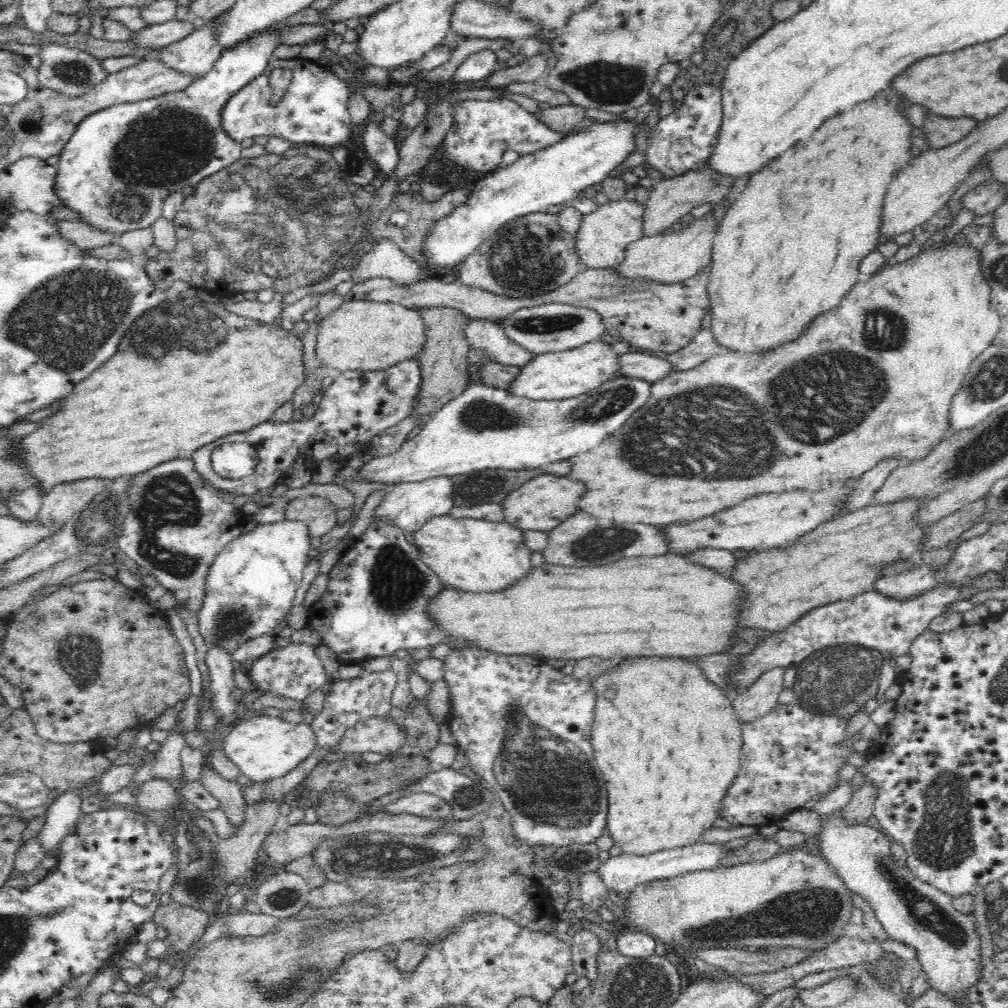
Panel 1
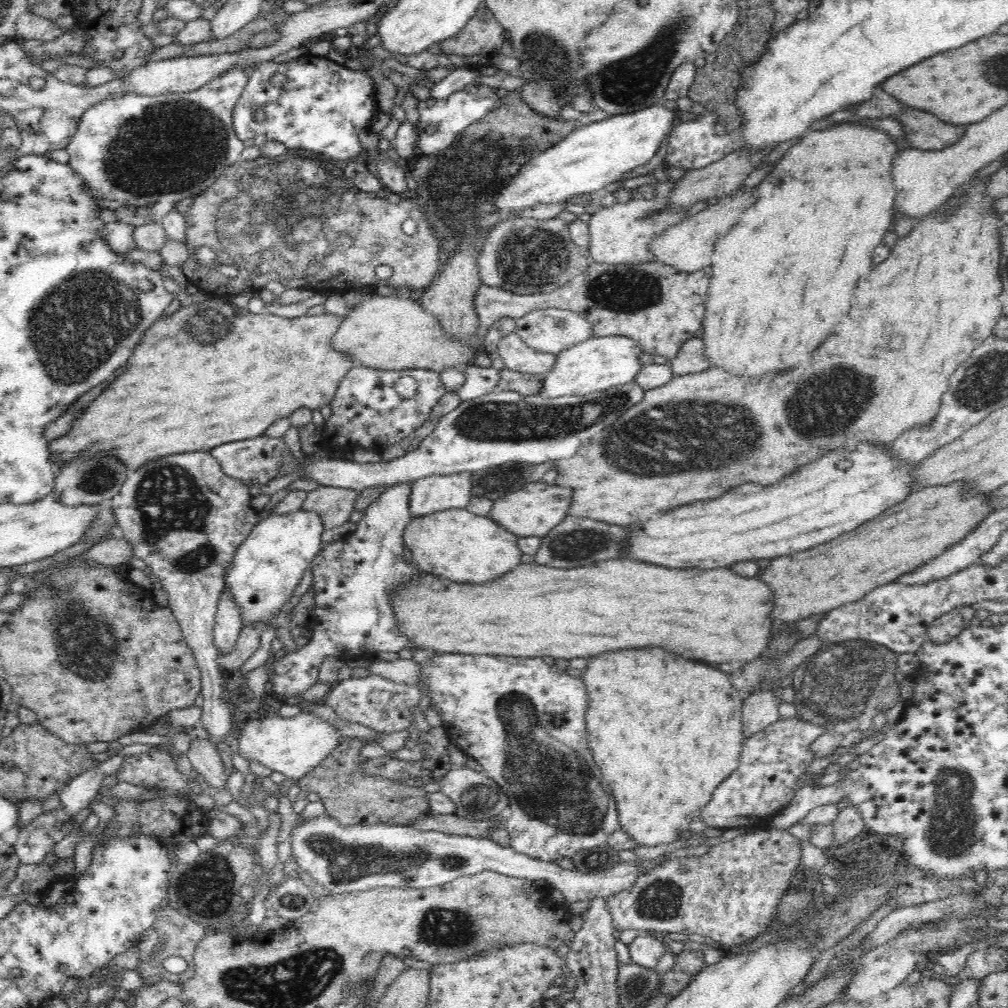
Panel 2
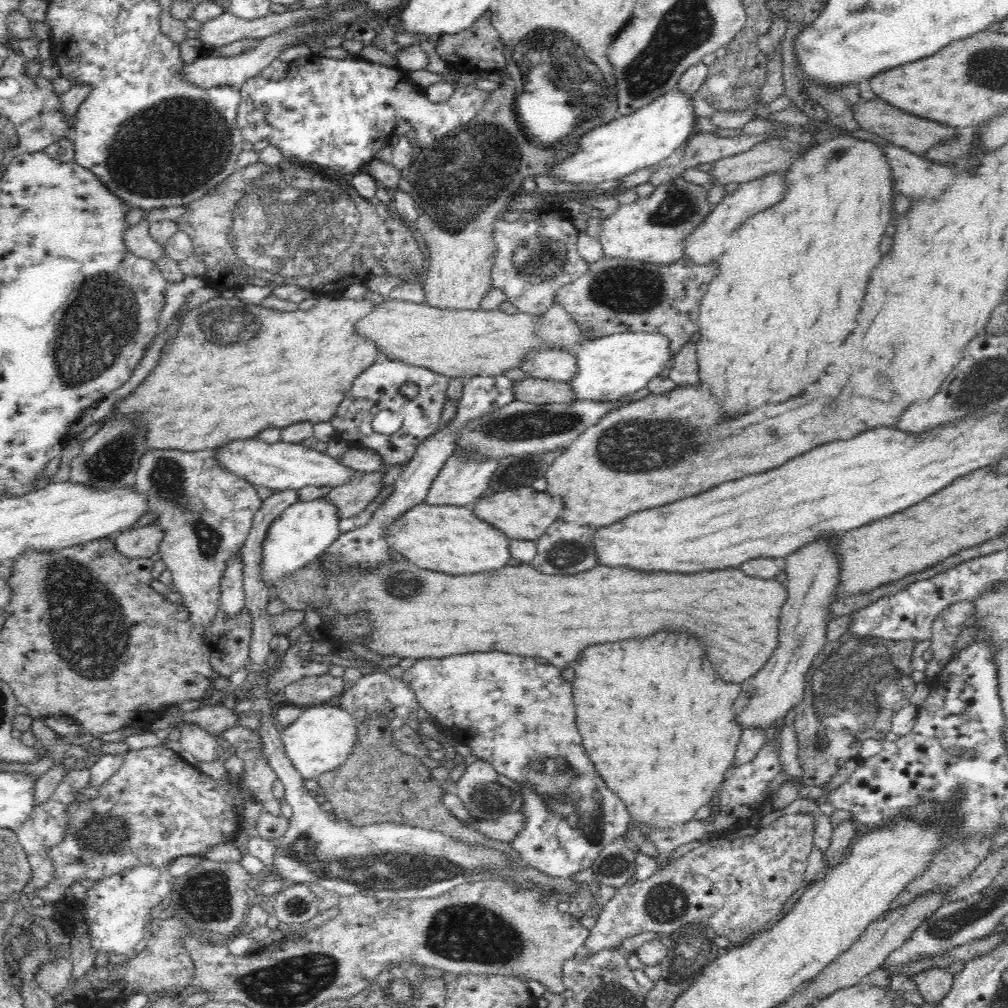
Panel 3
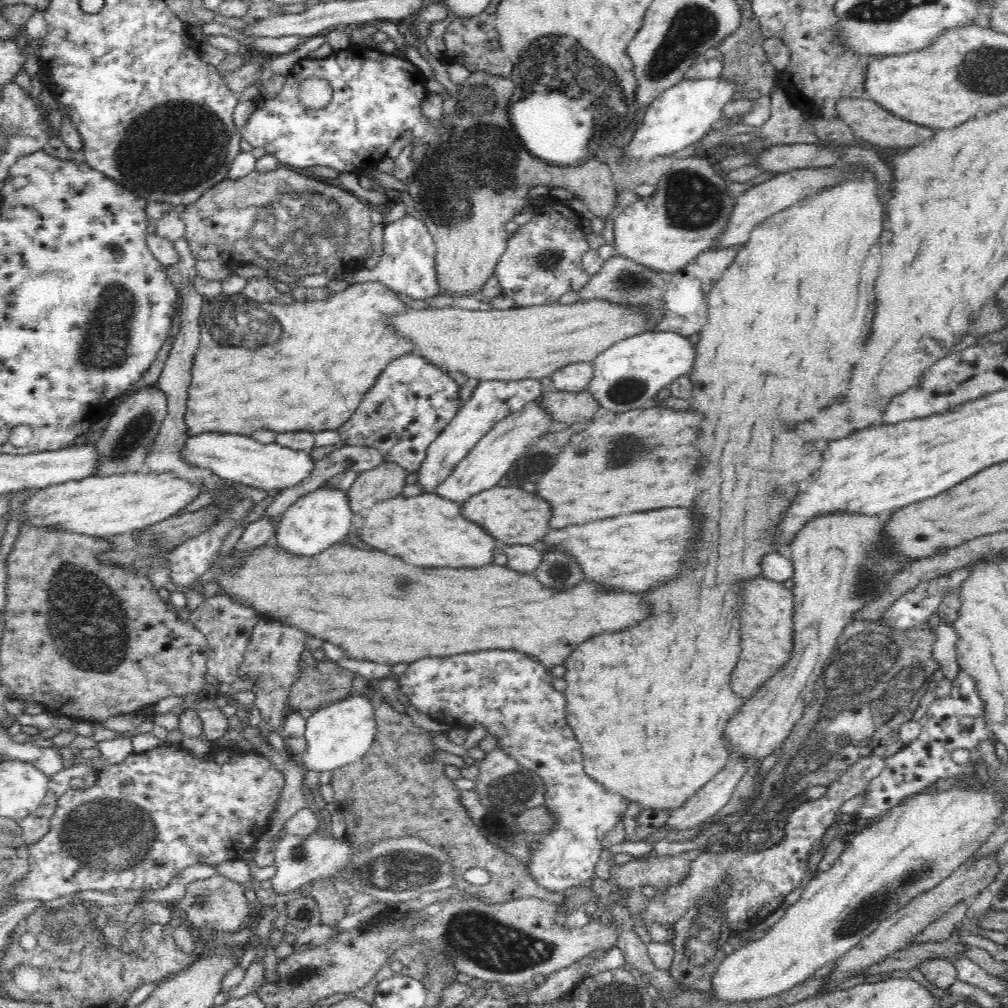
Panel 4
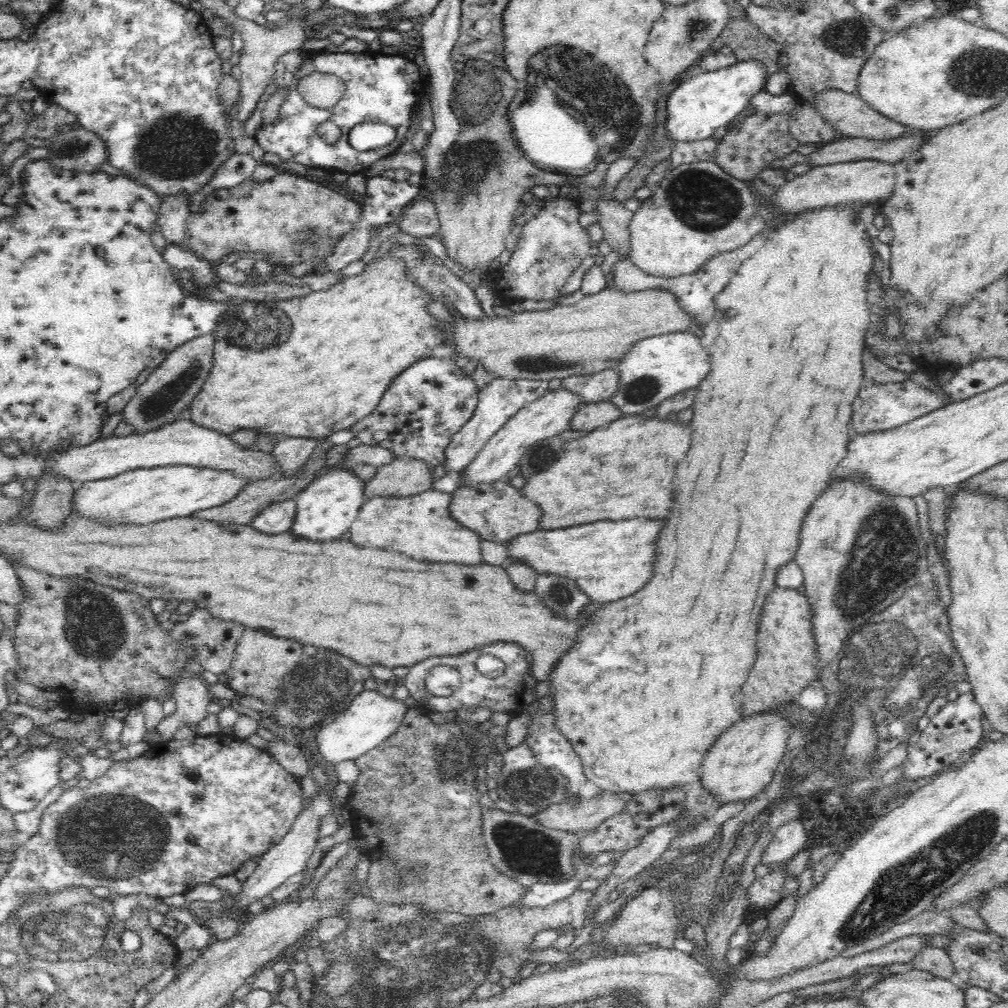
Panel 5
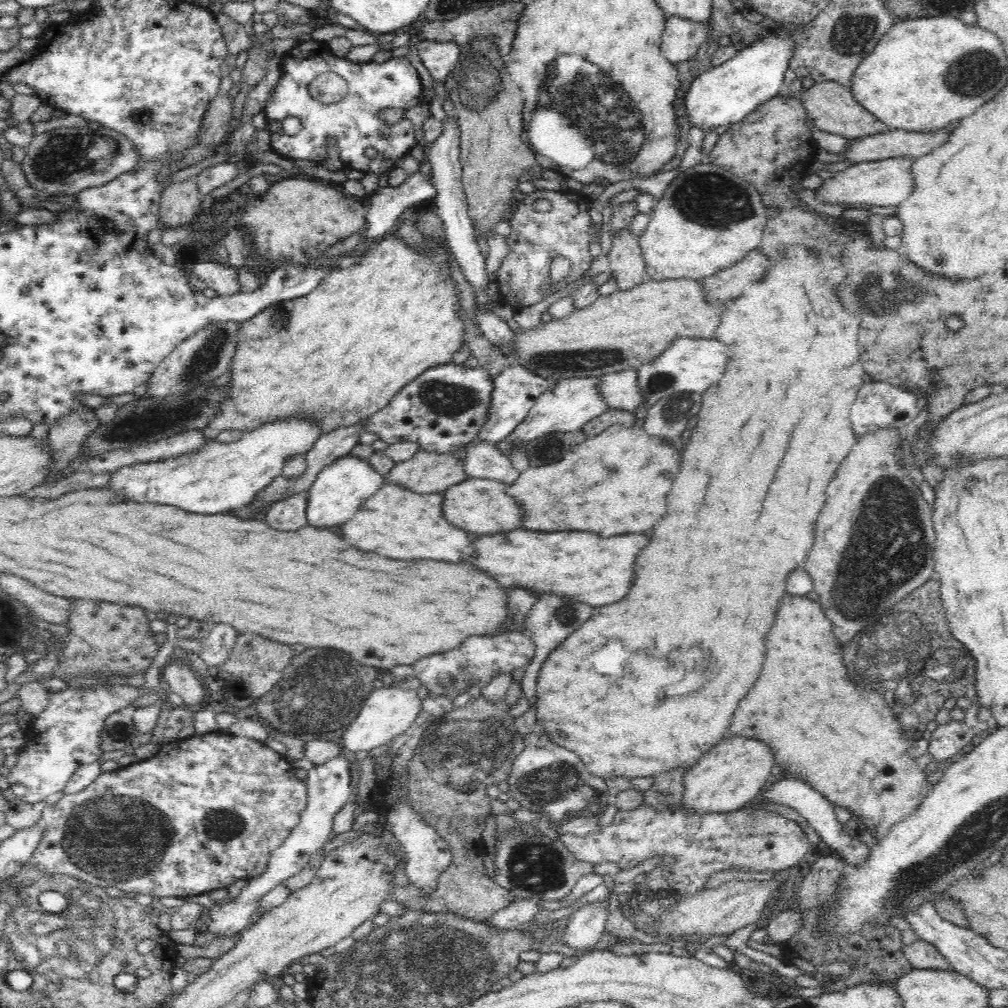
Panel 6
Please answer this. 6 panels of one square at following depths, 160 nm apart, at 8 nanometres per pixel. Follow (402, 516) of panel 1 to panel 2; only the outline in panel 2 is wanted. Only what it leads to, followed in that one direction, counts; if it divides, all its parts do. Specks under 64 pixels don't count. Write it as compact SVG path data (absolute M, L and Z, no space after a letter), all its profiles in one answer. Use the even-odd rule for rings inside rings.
M432 474L413 481L409 496L411 516L418 518L448 508L465 508L471 497L471 474Z

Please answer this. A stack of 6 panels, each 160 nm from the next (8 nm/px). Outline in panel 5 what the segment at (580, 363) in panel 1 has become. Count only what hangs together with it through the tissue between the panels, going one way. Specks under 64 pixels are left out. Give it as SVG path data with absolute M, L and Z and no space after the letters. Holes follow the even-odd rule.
M690 332L650 336L635 342L629 351L614 369L620 374L618 388L610 400L626 415L640 415L676 393L696 388L710 372L708 352Z

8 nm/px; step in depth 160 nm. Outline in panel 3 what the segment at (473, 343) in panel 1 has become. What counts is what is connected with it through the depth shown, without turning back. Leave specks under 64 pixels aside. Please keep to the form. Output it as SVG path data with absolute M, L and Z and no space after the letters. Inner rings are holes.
M546 349L532 352L521 370L537 379L570 382L578 375L578 365L569 350Z

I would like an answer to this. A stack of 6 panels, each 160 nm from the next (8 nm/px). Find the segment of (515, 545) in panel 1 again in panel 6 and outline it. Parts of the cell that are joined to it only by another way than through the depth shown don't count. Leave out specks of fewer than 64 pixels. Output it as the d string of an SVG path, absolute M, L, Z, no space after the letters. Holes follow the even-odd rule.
M384 484L346 522L346 542L360 550L378 552L396 560L444 560L462 562L462 550L470 544L468 534L444 520L442 493L420 494L397 484Z

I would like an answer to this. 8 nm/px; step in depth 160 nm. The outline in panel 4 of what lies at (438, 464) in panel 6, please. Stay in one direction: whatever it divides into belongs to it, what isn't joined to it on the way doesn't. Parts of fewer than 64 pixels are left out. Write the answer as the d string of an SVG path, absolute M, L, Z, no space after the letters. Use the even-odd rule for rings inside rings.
M383 461L376 468L357 473L356 480L346 491L353 514L372 508L376 502L398 497L406 486L410 472L397 464Z

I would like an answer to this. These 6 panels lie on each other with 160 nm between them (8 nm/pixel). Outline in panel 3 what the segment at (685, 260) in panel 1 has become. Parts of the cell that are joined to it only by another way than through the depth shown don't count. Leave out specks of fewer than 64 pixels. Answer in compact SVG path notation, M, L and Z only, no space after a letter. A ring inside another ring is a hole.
M770 173L769 175L740 183L736 190L715 204L710 214L688 236L685 236L683 254L696 264L708 264L716 261L718 252L722 250L724 242L735 228L738 228L746 218L770 208L778 200L782 200L786 186L784 186L783 173Z

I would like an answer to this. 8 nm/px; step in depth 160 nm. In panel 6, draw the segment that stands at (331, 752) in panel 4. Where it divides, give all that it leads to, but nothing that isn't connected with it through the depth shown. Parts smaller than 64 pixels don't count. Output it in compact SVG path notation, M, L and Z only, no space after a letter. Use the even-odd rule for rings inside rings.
M391 685L379 689L373 688L366 700L363 702L359 713L353 718L353 721L344 728L341 734L340 745L347 755L354 755L356 752L380 752L384 746L388 745L390 740L406 732L416 717L421 712L422 699L414 689L400 689Z

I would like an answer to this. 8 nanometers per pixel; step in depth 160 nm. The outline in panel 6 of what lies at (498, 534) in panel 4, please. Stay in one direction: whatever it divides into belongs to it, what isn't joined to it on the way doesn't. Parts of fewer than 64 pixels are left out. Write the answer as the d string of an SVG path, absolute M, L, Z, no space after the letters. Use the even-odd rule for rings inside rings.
M471 478L448 487L442 492L444 518L450 524L474 534L502 534L518 530L522 528L524 510L510 494L506 494L508 486L505 482L490 478Z

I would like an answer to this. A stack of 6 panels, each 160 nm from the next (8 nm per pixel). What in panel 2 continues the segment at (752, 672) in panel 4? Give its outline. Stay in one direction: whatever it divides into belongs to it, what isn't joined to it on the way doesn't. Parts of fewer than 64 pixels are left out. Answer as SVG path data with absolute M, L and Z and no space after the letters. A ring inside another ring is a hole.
M622 557L621 559L605 560L600 563L594 563L586 567L573 568L550 568L542 566L536 562L520 563L514 571L508 572L506 576L492 582L492 584L454 584L450 580L442 580L438 576L424 576L418 582L412 582L406 588L400 588L394 598L394 612L398 616L398 624L402 628L402 632L408 636L410 640L410 648L432 648L436 652L466 652L473 655L474 652L488 652L490 656L516 656L522 658L552 656L552 658L564 658L564 660L572 660L572 658L584 658L584 656L598 656L602 652L614 652L614 650L630 650L630 648L664 648L668 652L680 654L684 658L696 658L702 660L710 666L714 666L716 670L722 672L732 672L740 668L745 662L752 660L764 654L769 648L770 640L772 640L771 624L775 621L771 616L774 608L774 595L771 593L770 587L761 580L755 577L742 577L729 570L729 568L710 568L703 570L702 568L667 568L659 566L656 563L647 563L644 561Z

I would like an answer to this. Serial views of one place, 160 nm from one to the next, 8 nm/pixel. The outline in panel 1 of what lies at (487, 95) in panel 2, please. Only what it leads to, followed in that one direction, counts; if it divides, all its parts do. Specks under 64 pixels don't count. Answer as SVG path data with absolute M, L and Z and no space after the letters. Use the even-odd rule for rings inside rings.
M508 98L464 100L452 107L454 107L452 112L454 122L437 150L438 157L445 161L456 162L462 168L480 170L478 172L480 175L498 168L506 149L515 150L520 155L530 154L548 148L564 137L561 131L554 131L544 121L536 118L534 113L526 111Z

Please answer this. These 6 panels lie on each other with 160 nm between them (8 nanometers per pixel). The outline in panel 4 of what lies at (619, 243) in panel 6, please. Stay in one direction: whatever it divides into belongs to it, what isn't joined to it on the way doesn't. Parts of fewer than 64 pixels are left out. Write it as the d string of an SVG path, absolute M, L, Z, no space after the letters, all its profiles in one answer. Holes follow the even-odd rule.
M478 70L478 72L472 72L470 78L460 85L460 91L457 97L457 104L455 105L455 112L458 115L457 124L452 126L450 130L446 131L438 138L437 142L429 143L424 147L424 154L416 160L412 175L406 179L408 186L408 194L413 198L415 202L416 210L421 214L423 222L427 226L429 233L432 235L435 244L435 271L437 274L437 283L441 288L444 295L454 296L476 296L479 297L480 288L488 282L488 278L492 278L495 274L495 268L499 258L503 255L503 252L507 249L507 234L506 234L506 223L522 210L522 208L528 203L527 192L534 186L548 186L566 188L566 190L575 194L575 197L581 199L588 210L600 217L605 222L606 218L612 214L612 208L614 200L617 196L617 192L614 184L616 181L613 179L612 168L609 167L605 162L598 161L594 157L590 157L583 162L576 165L560 165L556 166L554 163L543 161L542 159L535 157L526 149L522 140L518 138L518 135L514 132L514 127L511 126L511 120L509 117L510 99L515 92L516 81L510 79L510 76L492 74L485 70Z

